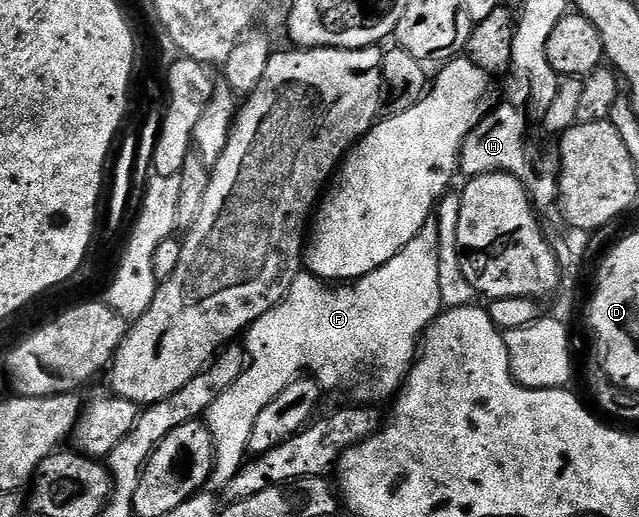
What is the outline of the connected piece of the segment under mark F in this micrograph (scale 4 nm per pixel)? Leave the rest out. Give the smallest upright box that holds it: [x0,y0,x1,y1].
[206,219,442,494]

